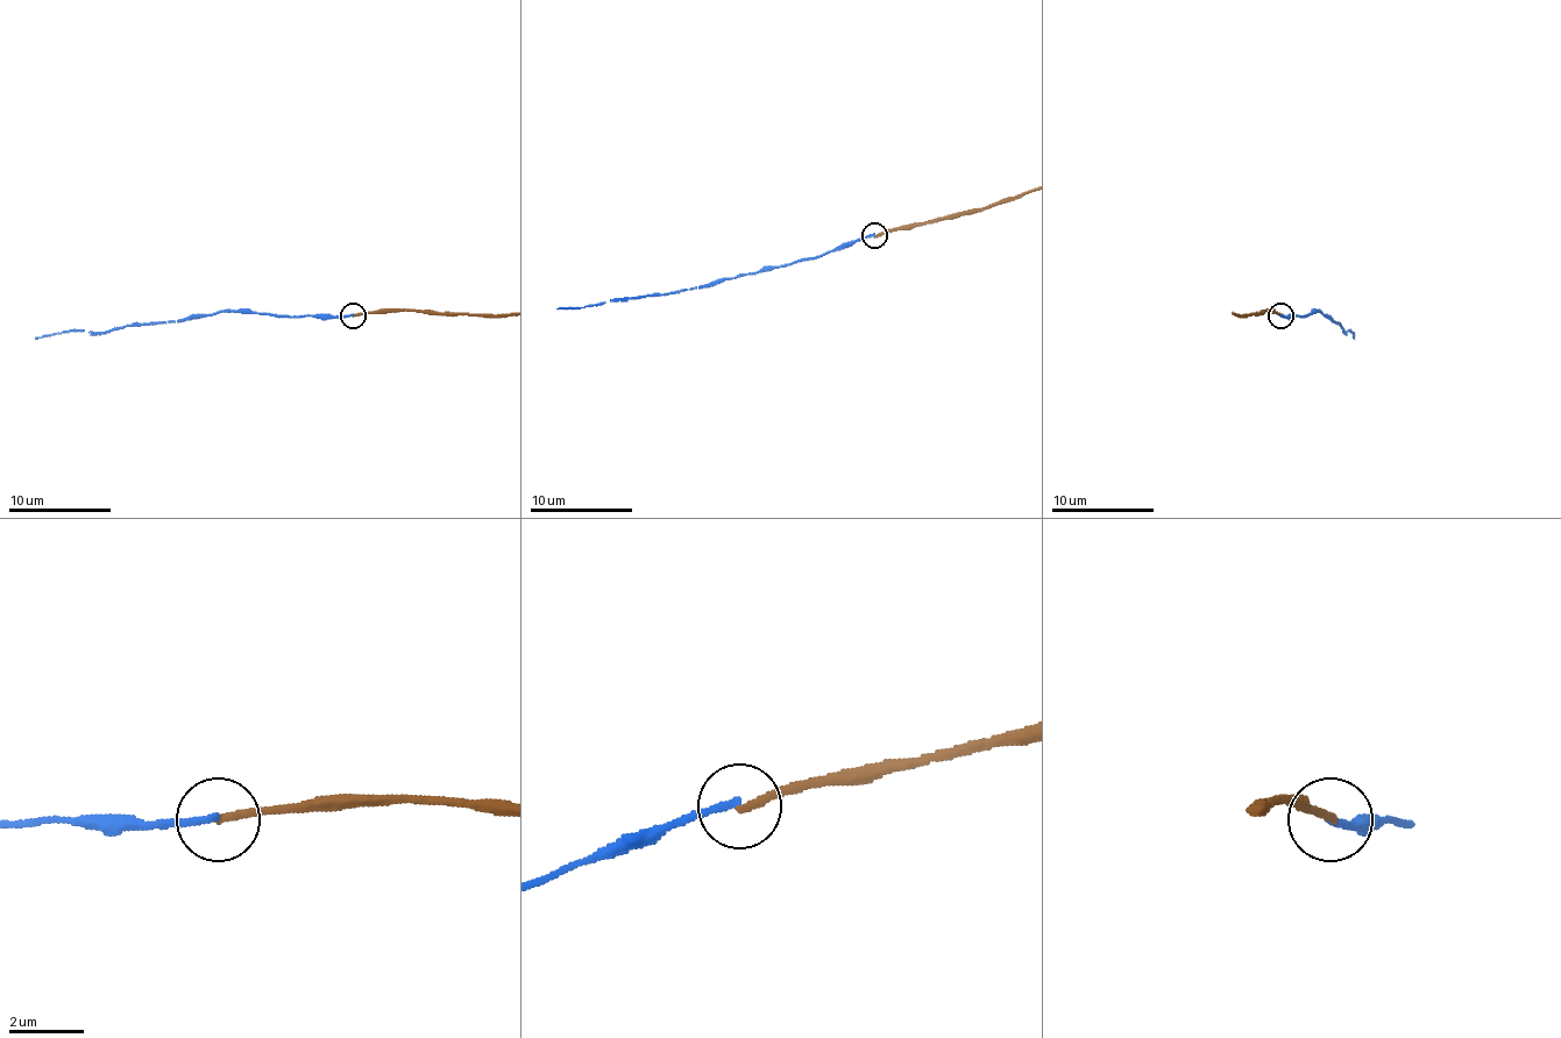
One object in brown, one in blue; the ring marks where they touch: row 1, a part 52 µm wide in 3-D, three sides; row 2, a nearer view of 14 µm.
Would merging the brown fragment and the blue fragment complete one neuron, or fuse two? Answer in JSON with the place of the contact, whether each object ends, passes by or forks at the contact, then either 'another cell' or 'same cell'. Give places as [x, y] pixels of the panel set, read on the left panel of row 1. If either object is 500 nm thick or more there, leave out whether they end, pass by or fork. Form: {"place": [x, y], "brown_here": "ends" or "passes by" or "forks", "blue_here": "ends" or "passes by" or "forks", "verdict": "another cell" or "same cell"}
{"place": [353, 315], "brown_here": "ends", "blue_here": "ends", "verdict": "another cell"}

